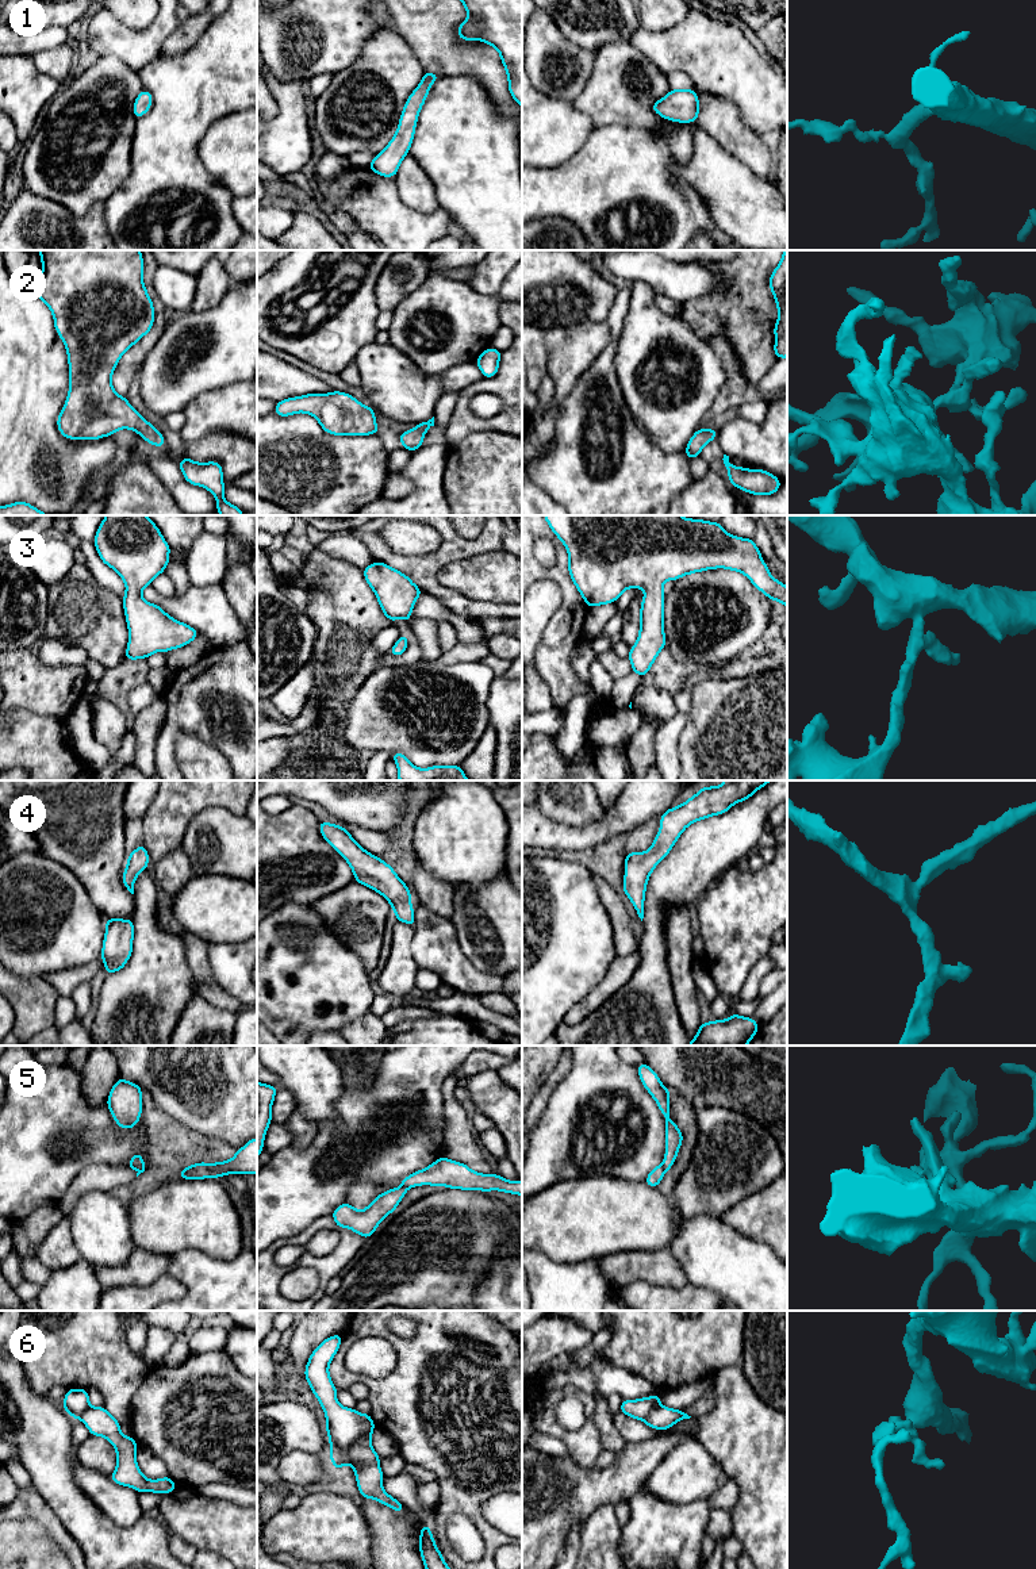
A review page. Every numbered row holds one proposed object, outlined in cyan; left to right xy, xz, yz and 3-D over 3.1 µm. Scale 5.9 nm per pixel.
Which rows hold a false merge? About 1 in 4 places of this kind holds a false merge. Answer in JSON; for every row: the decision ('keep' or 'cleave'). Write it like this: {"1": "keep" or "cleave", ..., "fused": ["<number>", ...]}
{"1": "keep", "2": "keep", "3": "keep", "4": "keep", "5": "cleave", "6": "cleave", "fused": ["5", "6"]}

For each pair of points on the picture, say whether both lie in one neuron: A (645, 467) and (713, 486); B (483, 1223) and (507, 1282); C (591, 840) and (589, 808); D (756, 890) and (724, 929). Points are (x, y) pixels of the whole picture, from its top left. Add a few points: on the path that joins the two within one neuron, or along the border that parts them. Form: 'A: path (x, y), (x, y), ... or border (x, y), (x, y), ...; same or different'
A: border (693, 480), (671, 501); different
B: border (505, 1247), (479, 1282); different
C: border (603, 810), (598, 820), (579, 827), (557, 824); different
D: path (754, 900), (733, 920); same

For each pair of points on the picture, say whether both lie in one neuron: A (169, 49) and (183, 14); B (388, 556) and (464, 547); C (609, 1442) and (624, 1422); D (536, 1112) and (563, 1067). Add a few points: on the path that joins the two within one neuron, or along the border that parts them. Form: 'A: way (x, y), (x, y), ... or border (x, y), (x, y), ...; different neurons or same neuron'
A: border (191, 14), (180, 22); different neurons
B: way (407, 563), (433, 563), (445, 553); same neuron
C: border (611, 1419), (625, 1442); different neurons
D: way (540, 1101), (553, 1078); same neuron

